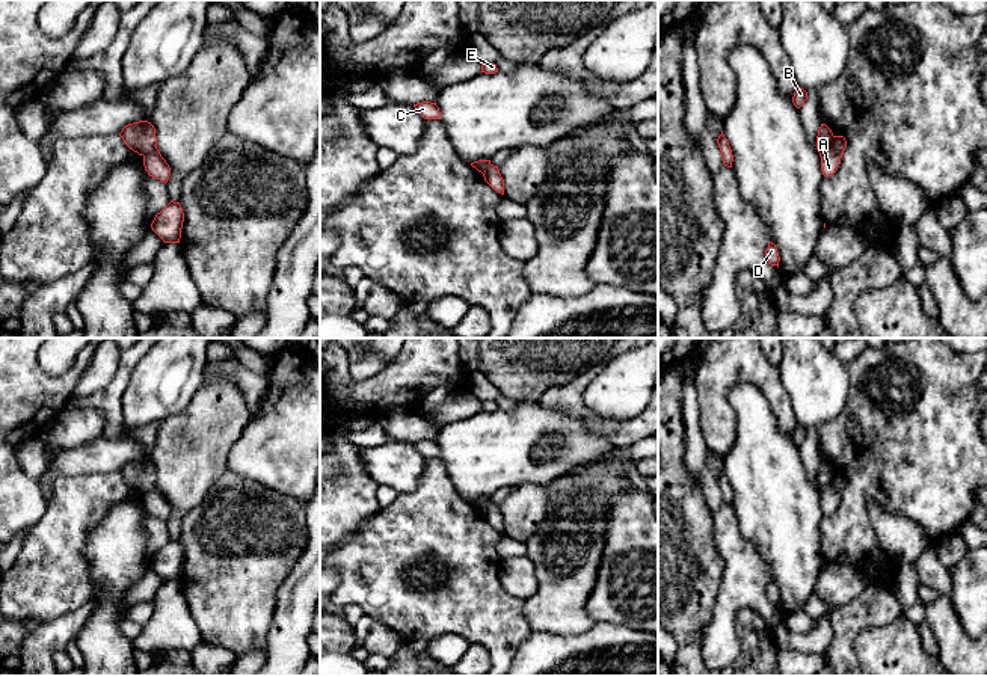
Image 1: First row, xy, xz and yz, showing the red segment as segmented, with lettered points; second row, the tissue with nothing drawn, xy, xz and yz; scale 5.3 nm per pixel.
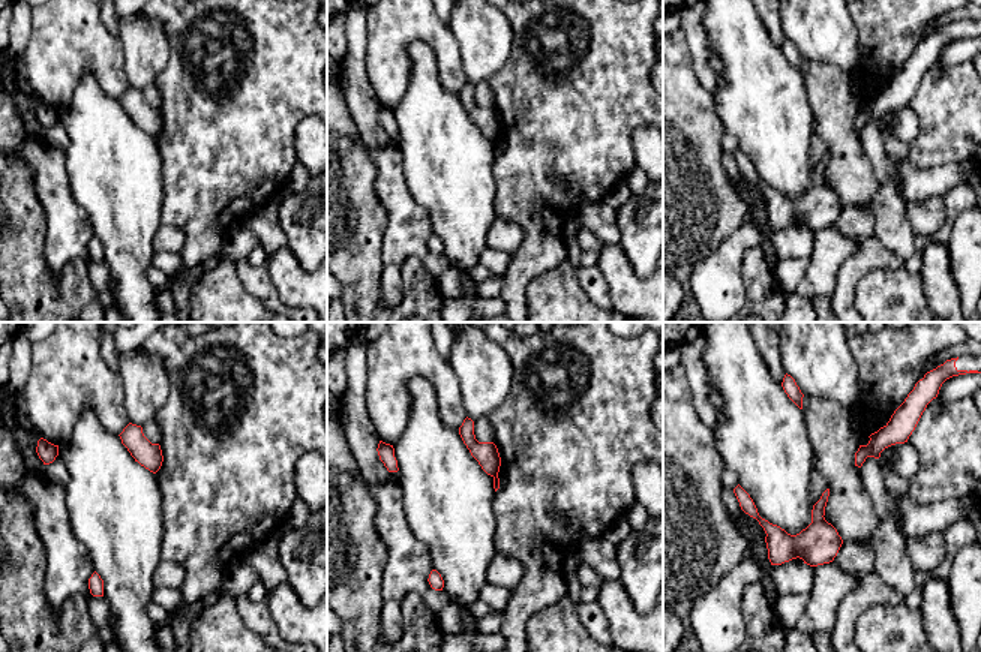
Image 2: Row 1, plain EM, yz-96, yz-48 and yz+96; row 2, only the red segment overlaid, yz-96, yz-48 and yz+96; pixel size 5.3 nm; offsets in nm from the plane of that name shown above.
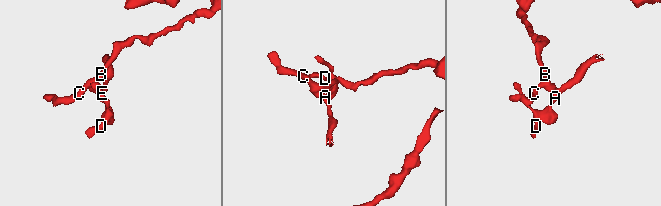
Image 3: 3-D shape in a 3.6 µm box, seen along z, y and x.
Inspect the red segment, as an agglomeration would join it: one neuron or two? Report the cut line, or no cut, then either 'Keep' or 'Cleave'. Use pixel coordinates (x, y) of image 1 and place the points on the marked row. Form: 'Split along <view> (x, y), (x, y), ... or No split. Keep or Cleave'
Split along yz (835, 136), (833, 142), (820, 154). Cleave

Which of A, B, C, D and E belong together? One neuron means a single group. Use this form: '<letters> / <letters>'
A D E / B C

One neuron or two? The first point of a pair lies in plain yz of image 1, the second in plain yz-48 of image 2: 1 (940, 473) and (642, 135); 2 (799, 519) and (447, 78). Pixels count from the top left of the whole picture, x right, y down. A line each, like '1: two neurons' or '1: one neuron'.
1: two neurons
2: two neurons

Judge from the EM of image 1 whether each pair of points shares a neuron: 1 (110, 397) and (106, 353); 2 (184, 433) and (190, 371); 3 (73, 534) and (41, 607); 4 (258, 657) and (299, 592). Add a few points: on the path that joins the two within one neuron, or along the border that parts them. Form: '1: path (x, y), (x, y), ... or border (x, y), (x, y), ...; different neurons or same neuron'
1: border (121, 353), (113, 376), (98, 390), (79, 399); different neurons
2: border (202, 381), (192, 400), (181, 411), (157, 423); different neurons
3: path (55, 553), (52, 556), (50, 577), (41, 589); same neuron
4: border (263, 651), (264, 660); different neurons

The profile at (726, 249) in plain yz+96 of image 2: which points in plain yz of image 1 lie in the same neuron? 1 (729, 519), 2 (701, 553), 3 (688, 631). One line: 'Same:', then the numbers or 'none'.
Same: 1

